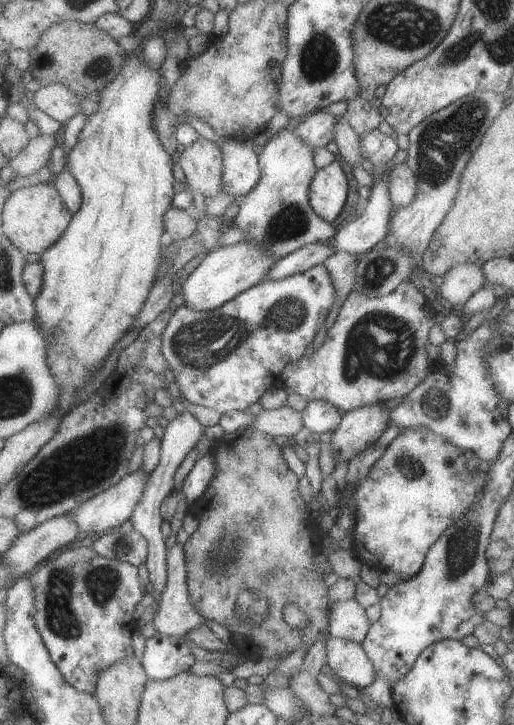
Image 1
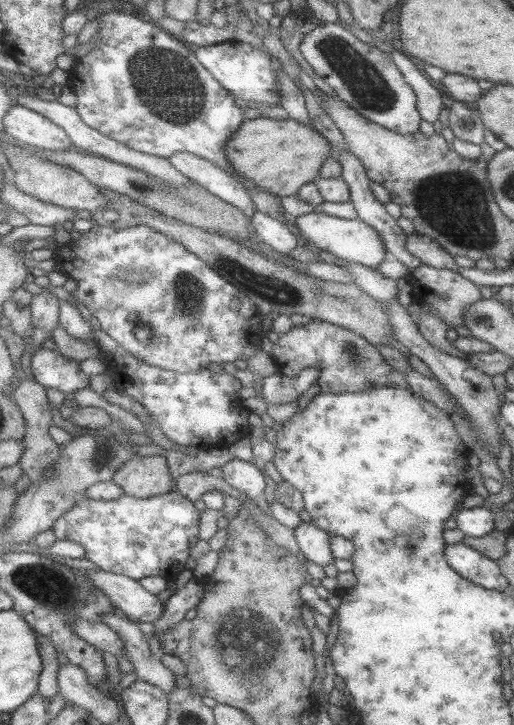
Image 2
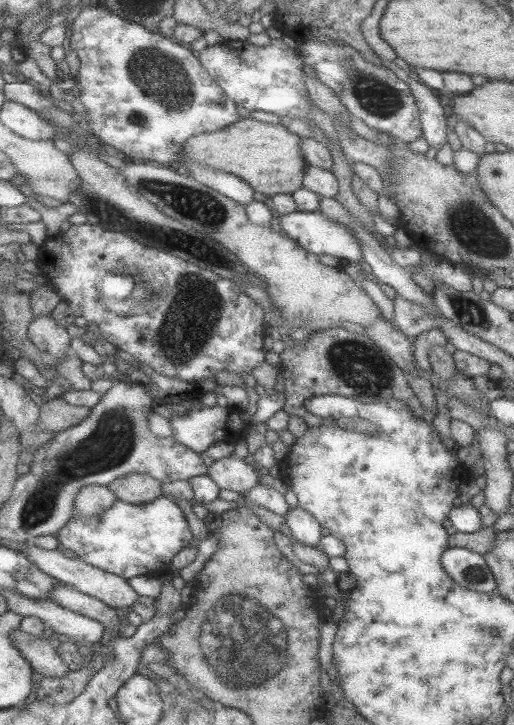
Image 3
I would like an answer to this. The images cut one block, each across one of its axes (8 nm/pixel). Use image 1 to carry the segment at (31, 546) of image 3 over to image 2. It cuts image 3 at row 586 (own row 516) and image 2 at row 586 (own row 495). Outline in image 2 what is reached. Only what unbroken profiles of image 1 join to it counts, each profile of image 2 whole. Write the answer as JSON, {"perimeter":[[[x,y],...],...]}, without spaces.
{"perimeter":[[[103,569],[87,570],[85,577],[103,589],[111,597],[111,604],[121,610],[122,614],[134,620],[153,623],[165,612],[166,602],[134,578]]]}

